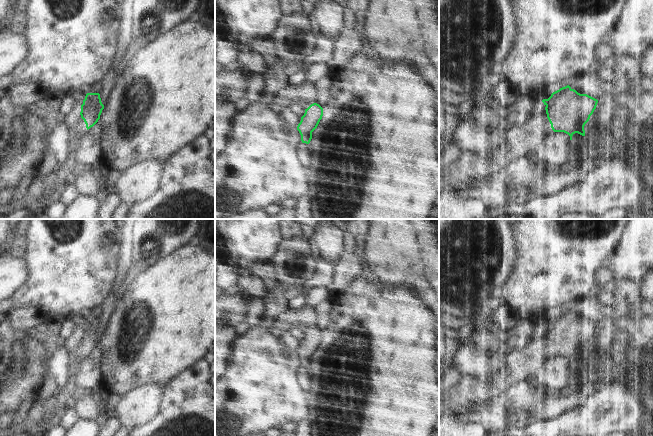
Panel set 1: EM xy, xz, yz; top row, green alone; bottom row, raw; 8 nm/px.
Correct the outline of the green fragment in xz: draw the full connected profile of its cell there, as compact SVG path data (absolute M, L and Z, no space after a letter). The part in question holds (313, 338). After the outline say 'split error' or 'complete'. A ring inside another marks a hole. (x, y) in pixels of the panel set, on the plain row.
M306 305L300 309L289 309L278 318L283 327L295 327L305 333L304 339L297 350L302 367L309 368L312 356L317 352L323 340L323 332L316 327L318 317L314 307Z; split error

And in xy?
M99 317L86 318L83 328L81 329L81 343L73 351L70 351L71 360L75 364L76 371L69 380L69 383L75 383L80 363L88 353L98 346L103 333L104 329L101 326Z; split error

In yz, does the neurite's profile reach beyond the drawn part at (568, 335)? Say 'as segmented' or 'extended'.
extended

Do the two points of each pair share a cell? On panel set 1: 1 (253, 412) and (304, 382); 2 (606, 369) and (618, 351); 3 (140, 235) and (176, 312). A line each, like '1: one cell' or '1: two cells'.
1: two cells
2: one cell
3: two cells

